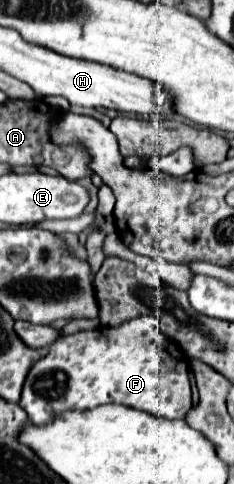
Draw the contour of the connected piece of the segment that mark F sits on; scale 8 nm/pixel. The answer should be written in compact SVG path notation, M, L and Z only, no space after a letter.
M144 315L122 323L120 327L98 327L92 331L80 331L70 337L60 337L50 345L48 357L40 359L28 373L20 407L28 413L30 423L50 425L58 415L66 411L94 409L106 403L120 403L134 409L142 409L166 419L184 419L192 409L192 393L188 381L186 355L178 343L160 339L158 317Z

